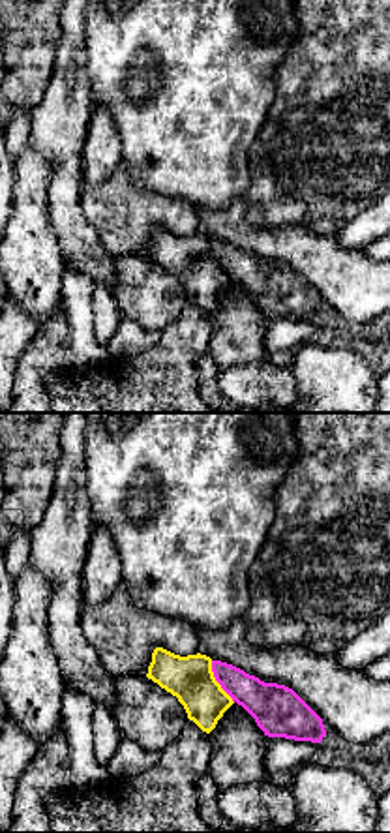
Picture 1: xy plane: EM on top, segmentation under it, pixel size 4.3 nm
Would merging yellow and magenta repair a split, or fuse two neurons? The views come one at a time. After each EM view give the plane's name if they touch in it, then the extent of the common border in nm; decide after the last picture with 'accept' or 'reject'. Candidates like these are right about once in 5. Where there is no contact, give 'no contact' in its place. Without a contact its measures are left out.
xy | 200 nm

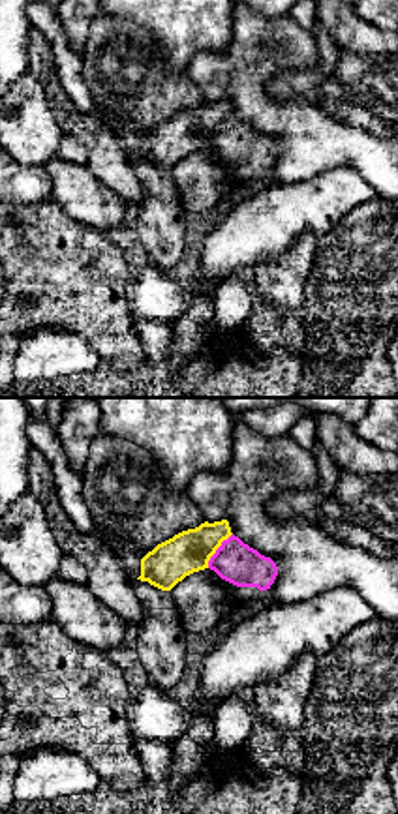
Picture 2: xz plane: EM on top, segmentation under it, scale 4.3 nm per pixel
xz | 190 nm

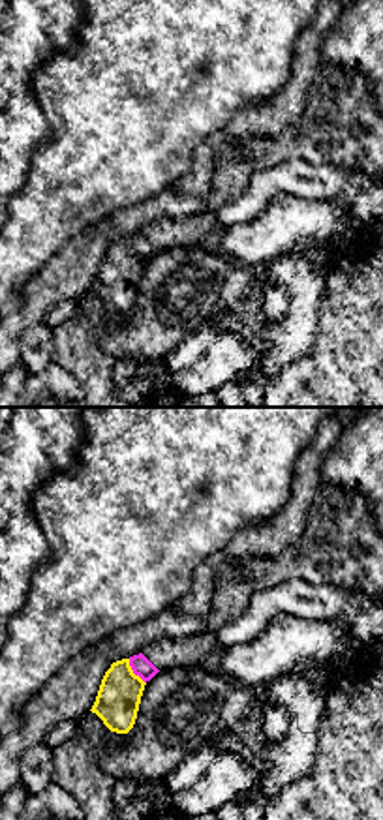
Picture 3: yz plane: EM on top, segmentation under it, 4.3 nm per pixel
yz | 130 nm

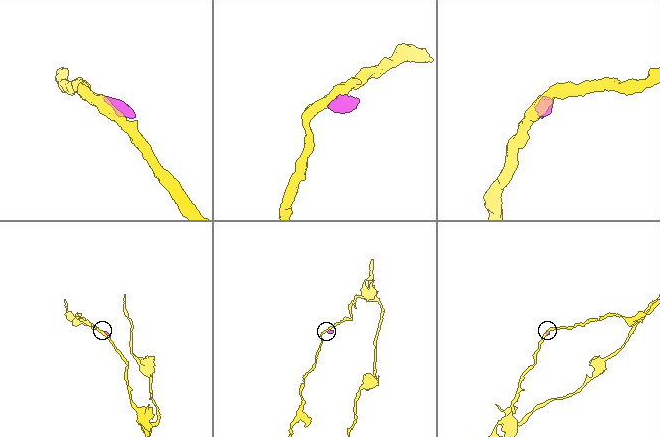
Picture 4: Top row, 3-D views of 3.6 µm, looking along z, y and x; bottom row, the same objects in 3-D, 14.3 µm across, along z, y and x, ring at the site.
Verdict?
reject

